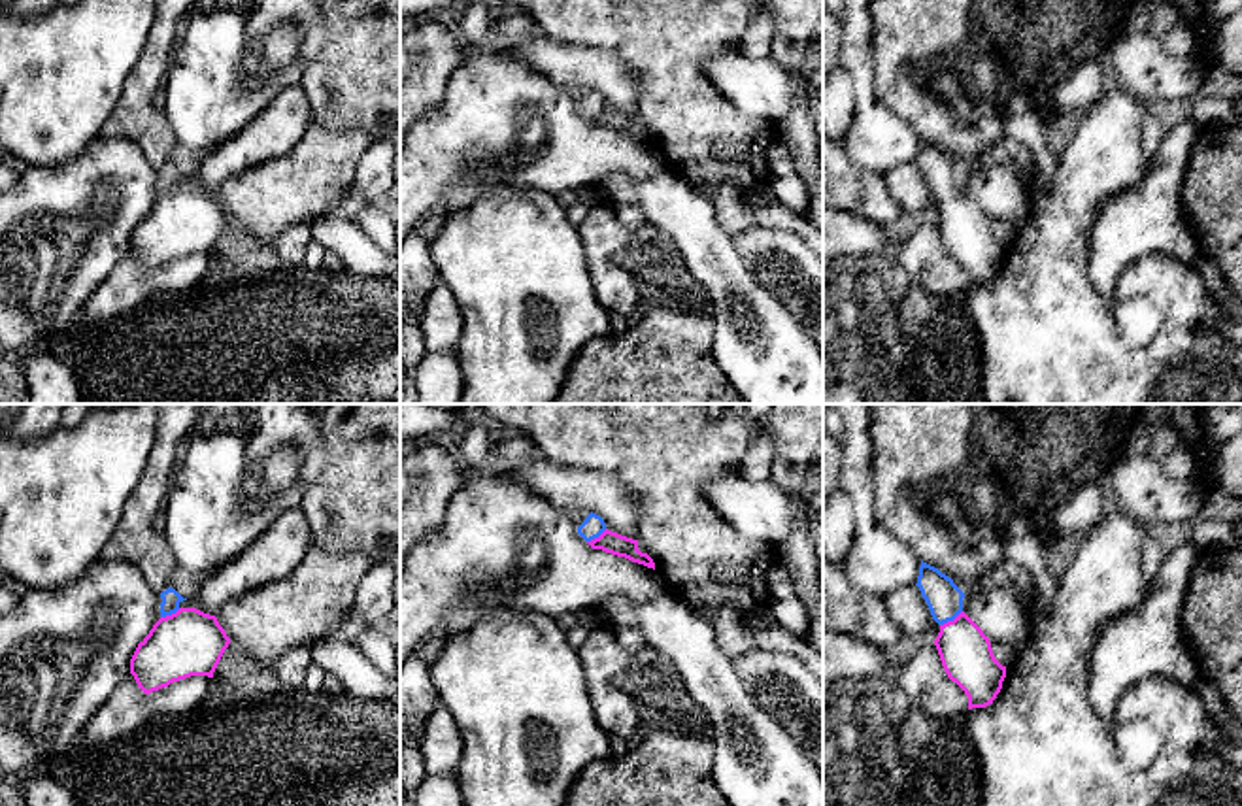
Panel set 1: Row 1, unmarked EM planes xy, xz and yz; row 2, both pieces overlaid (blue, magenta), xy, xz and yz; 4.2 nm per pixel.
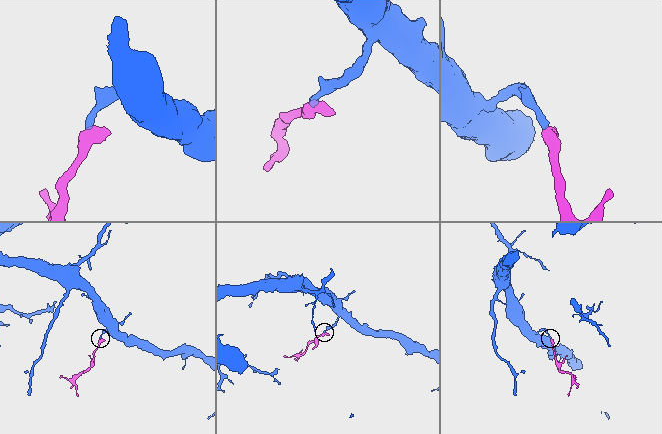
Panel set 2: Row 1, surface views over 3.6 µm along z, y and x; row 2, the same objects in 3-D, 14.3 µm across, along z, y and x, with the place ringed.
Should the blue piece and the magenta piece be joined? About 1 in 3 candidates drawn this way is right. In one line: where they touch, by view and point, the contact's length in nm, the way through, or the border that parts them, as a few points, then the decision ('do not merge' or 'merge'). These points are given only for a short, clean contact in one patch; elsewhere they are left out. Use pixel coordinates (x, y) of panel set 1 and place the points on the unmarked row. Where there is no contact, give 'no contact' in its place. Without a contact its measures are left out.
yz (950, 197) | 120 nm | across yz (944, 176), (950, 197), (965, 229) | merge

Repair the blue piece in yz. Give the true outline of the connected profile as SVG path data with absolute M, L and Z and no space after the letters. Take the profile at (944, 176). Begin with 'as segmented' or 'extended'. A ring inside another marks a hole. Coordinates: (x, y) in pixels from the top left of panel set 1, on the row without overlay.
extended; M923 138L915 162L940 202L934 223L942 243L968 274L968 287L993 281L1002 266L1006 243L995 236L983 208L963 189L965 170Z

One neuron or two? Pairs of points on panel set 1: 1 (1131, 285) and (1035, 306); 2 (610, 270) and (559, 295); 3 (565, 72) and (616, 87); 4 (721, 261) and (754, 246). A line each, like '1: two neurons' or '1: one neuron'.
1: one neuron
2: two neurons
3: one neuron
4: two neurons

